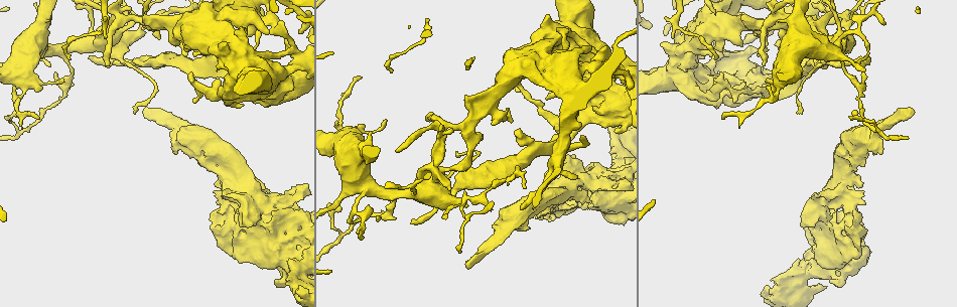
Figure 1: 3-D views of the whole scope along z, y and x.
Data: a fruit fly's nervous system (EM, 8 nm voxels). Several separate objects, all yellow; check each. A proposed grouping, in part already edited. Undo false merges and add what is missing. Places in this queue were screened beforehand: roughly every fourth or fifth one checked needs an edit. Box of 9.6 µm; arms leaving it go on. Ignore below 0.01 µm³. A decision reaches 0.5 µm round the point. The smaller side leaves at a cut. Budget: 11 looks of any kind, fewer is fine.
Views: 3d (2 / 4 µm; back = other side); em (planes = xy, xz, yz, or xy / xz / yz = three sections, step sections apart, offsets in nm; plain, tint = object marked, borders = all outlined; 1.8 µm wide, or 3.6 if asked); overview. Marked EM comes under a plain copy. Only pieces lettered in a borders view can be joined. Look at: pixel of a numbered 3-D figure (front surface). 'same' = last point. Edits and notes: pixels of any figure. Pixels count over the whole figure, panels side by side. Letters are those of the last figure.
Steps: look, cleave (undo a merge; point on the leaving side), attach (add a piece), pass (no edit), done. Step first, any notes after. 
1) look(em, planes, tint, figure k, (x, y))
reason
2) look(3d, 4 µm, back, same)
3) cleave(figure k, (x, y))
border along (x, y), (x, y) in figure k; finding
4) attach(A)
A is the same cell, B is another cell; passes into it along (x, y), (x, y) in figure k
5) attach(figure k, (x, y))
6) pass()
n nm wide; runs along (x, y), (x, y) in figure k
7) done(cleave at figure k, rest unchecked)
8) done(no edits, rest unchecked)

look(em, planes, tint, figure 1, (103, 29))

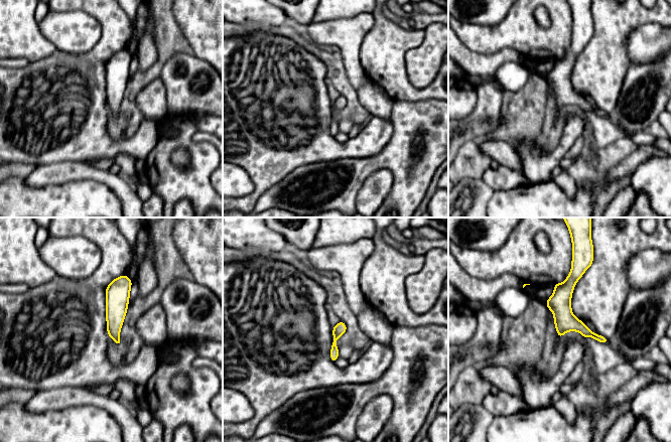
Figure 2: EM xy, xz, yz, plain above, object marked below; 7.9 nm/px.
look(em, planes, borders, same)

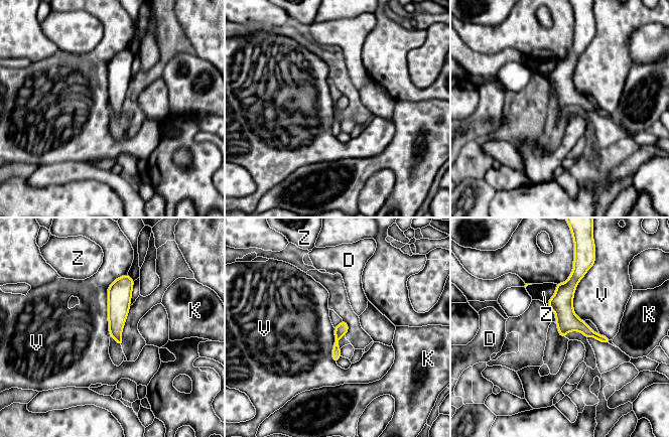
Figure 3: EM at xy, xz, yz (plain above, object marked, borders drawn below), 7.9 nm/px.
pass()
100 nm wide; D, K, V and Z are other cells; border along (127, 274), (108, 288), (110, 335) in figure 3; all the same neuron

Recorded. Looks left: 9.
look(em, yz, step 8, tint, figure 1, (119, 17))

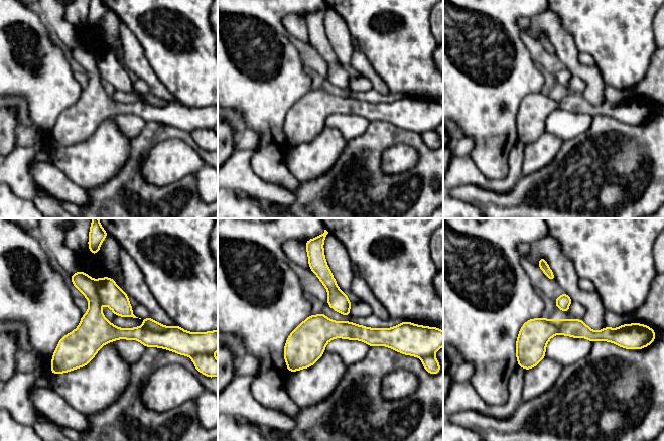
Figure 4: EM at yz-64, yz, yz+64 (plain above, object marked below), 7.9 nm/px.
look(em, planes, borders, same)
another direction

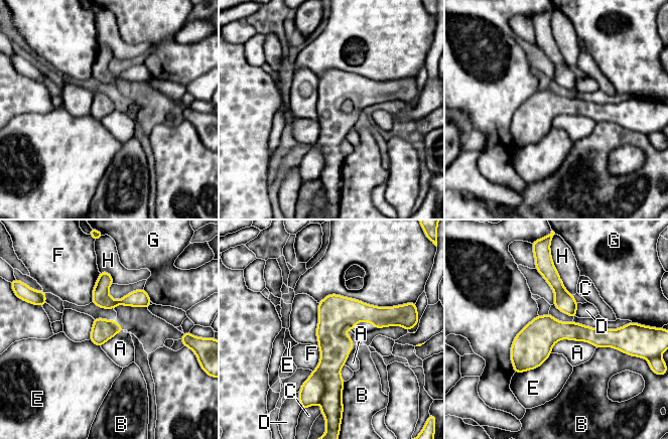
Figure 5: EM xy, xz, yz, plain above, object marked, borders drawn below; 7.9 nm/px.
cleave(figure 5, (312, 389))
A touches over 380 nm; A, B, C, D, E, F, G and H are other cells; border along (313, 371), (322, 381), (319, 401) in figure 5; a second neuron is stuck on

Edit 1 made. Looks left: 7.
look(em, yz, step 4, borders, figure 1, (287, 52))

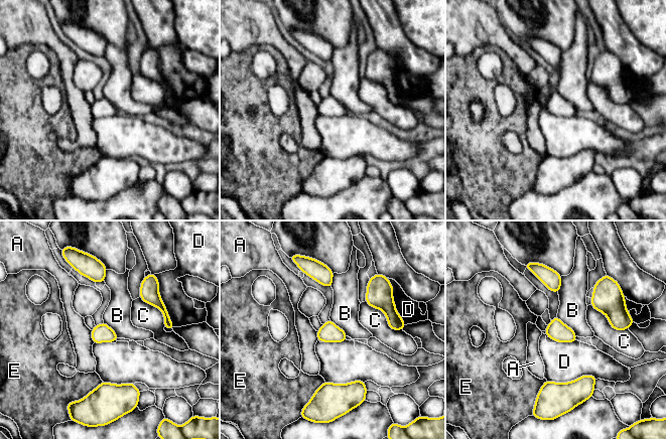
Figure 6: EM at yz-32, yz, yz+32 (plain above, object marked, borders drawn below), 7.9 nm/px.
look(em, planes, borders, same)
cut it another way

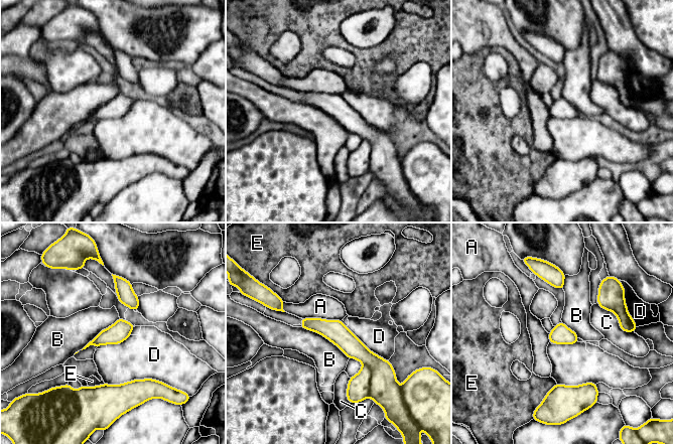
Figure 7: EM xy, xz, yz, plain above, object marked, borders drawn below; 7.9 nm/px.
pass()
160 nm wide; A, B, C, D and E are other cells; border along (300, 327), (319, 332), (349, 358) in figure 7; none of them fits

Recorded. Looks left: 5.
look(em, 3.6 µm, planes, tint, figure 1, (825, 261))
calibre changes

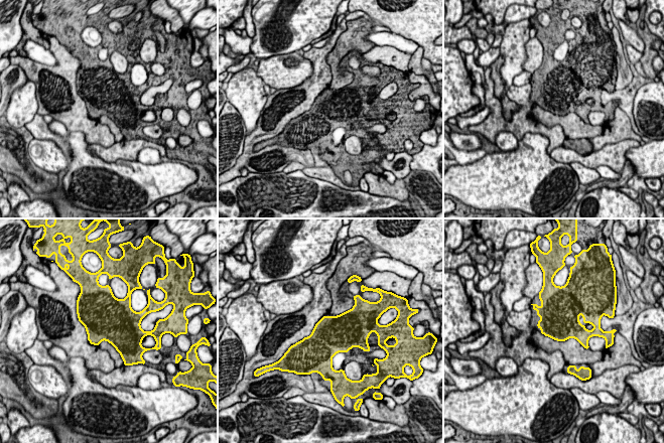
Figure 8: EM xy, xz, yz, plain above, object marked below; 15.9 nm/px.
look(em, 3.6 µm, planes, borders, same)

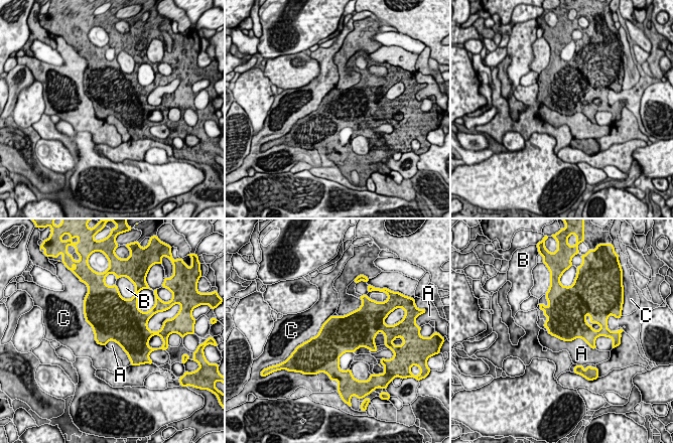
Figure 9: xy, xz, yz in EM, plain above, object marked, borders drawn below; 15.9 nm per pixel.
pass()
550 nm wide; A, B and C are other cells; border along (546, 331), (593, 349) in figure 9; all the same neuron

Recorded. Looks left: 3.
done(cleave at figure 5, rest unchecked)

